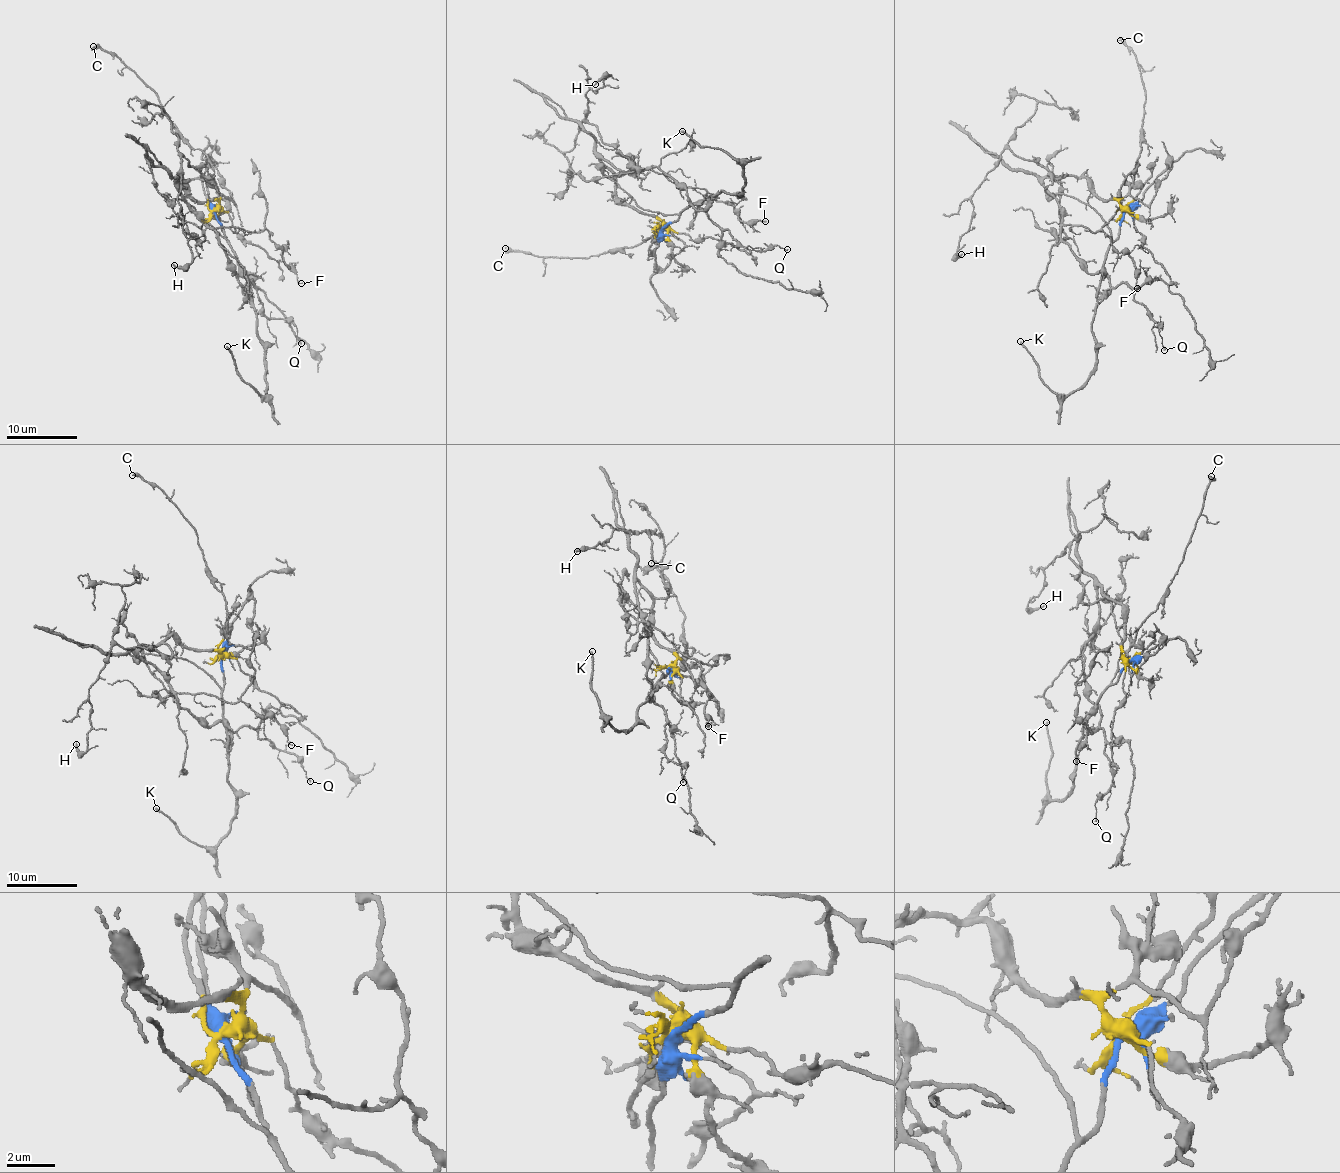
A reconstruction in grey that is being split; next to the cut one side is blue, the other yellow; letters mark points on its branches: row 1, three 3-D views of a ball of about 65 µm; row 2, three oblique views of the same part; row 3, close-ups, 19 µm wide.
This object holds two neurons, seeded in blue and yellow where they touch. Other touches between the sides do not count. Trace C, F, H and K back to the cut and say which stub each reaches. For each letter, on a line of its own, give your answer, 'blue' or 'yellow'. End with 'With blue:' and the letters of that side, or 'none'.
C: yellow
F: yellow
H: yellow
K: blue
With blue: K

